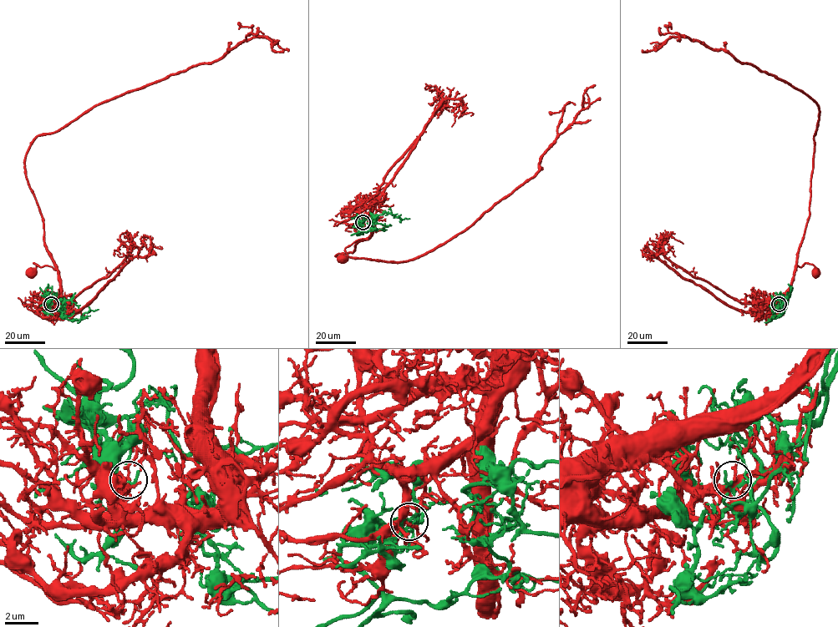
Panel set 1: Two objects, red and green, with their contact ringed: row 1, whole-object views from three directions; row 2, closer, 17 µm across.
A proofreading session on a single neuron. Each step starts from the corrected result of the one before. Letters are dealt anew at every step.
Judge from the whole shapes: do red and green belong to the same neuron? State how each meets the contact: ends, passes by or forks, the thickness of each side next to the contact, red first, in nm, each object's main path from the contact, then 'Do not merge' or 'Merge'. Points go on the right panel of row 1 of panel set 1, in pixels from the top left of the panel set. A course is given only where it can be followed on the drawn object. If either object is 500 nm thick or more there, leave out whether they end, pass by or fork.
At the ring red forks. At the ring green ends. Thickness 240 nm (red) against 320 nm. Course of red: (779, 304), (769, 307), (770, 300), (780, 298), (789, 287), (797, 265), (808, 263), (816, 272). Course of green: (779, 304), (782, 303), (783, 296), (789, 294), (781, 312), (769, 320), (775, 309). Do not merge

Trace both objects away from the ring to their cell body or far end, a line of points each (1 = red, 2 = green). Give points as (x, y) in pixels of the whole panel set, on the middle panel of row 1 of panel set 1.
1: (363, 222), (362, 217), (370, 212), (371, 235), (368, 239), (358, 240), (345, 248), (347, 257), (342, 259)
2: (363, 222), (354, 225), (366, 232), (374, 227), (371, 224), (378, 215), (385, 212), (402, 219), (409, 219)

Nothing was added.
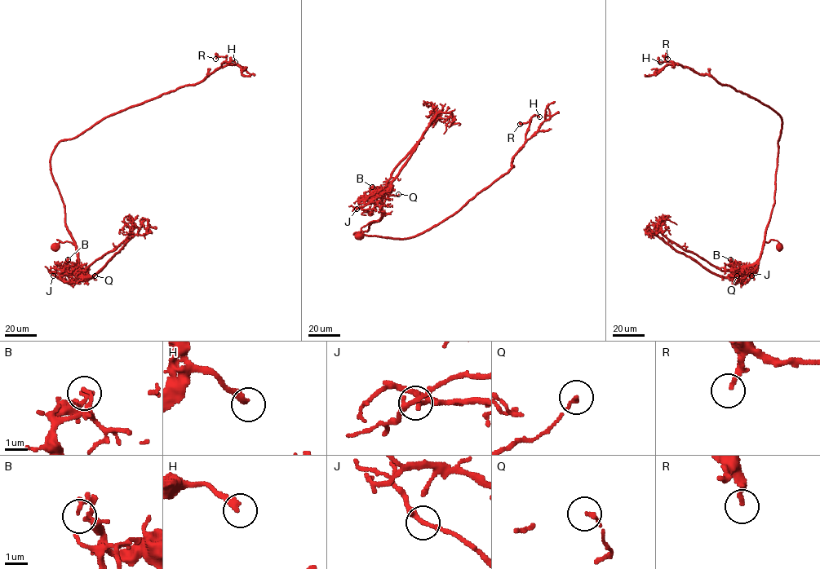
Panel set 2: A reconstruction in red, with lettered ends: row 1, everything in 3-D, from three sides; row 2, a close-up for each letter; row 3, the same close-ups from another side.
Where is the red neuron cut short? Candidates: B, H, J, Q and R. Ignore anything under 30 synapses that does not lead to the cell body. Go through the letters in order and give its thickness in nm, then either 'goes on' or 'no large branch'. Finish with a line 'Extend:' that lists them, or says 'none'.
B: calibre 180 nm; no large branch
H: calibre 240 nm; no large branch
J: calibre 220 nm; no large branch
Q: calibre 160 nm; no large branch
R: calibre 170 nm; no large branch
Extend: none

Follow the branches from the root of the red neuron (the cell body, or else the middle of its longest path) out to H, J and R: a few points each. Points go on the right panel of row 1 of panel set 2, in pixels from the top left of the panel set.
H: (779, 246), (777, 240), (764, 244), (764, 240), (774, 202), (782, 118), (760, 100), (711, 75), (660, 62)
J: (779, 246), (777, 240), (764, 241), (760, 258), (737, 272), (742, 284), (751, 275)
R: (779, 246), (777, 240), (764, 244), (764, 240), (774, 202), (782, 118), (760, 100), (667, 59)

